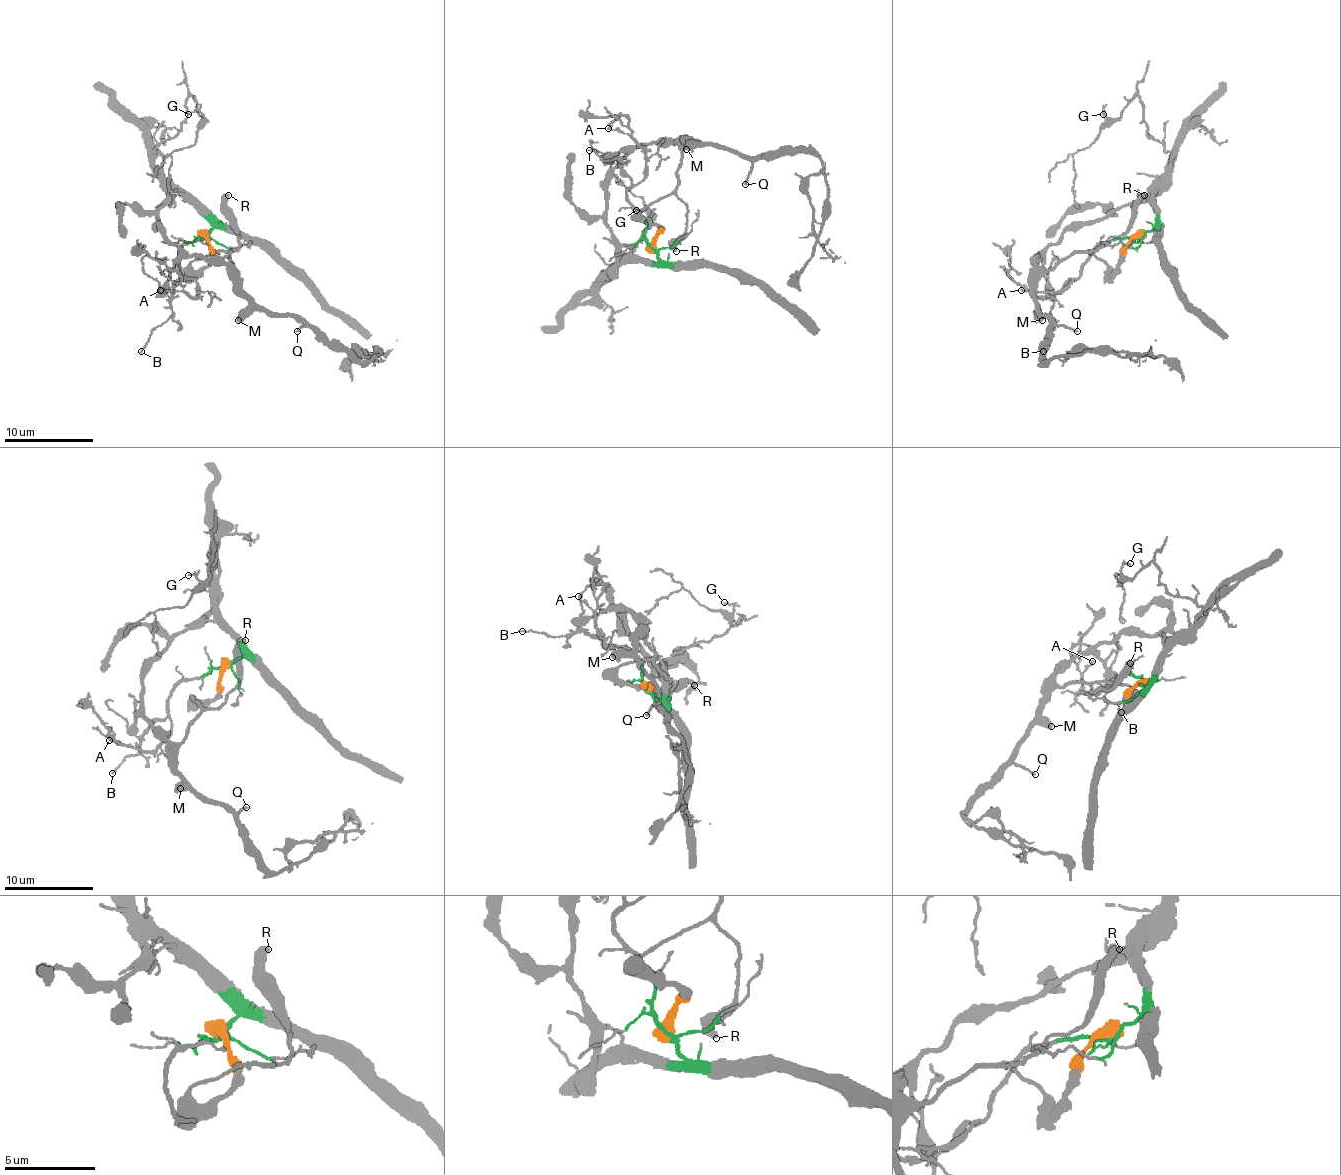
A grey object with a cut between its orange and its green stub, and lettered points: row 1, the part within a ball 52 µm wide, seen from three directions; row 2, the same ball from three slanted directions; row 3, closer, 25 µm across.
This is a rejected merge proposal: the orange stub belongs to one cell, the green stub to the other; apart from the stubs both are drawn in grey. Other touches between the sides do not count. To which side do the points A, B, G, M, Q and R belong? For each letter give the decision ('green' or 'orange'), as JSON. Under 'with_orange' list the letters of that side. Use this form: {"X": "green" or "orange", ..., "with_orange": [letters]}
{"A": "green", "B": "green", "G": "green", "M": "orange", "Q": "orange", "R": "orange", "with_orange": ["M", "Q", "R"]}

